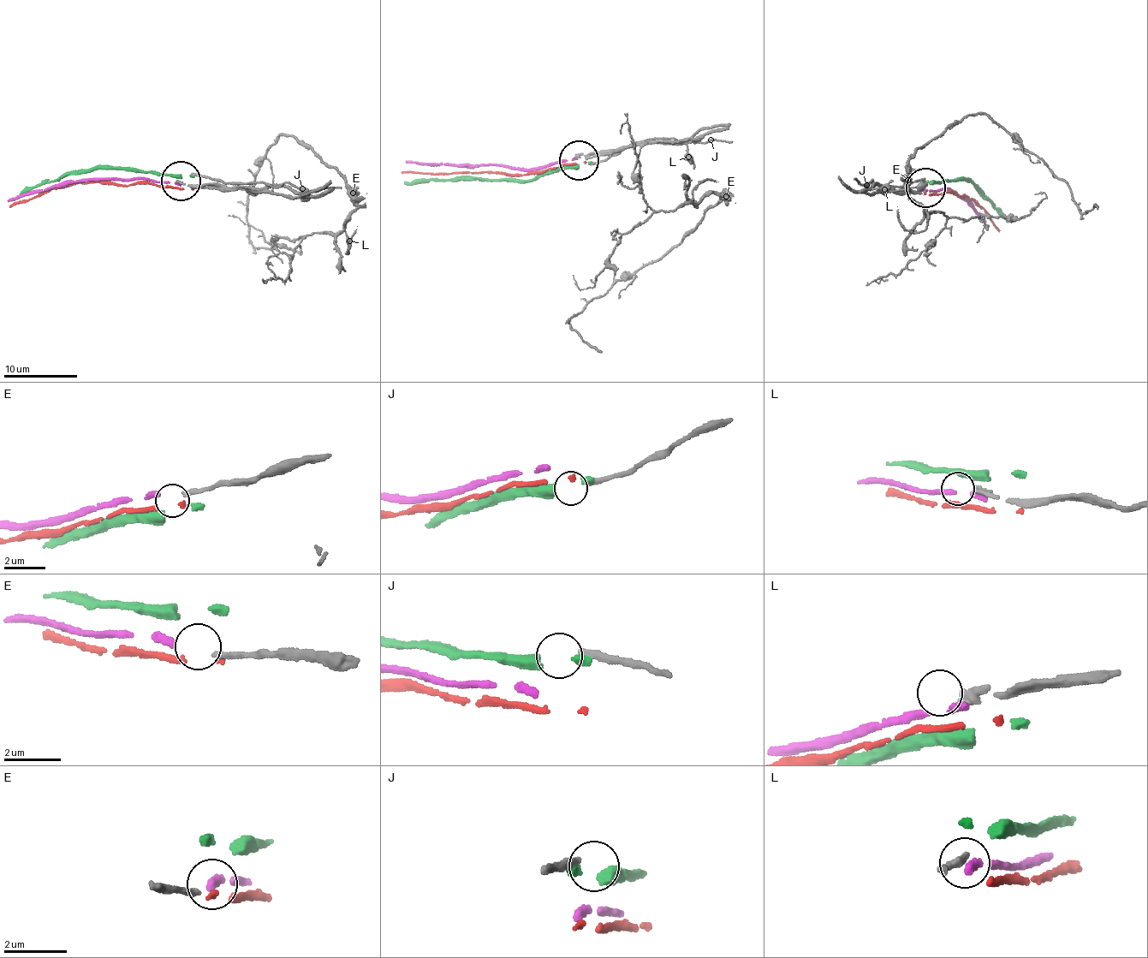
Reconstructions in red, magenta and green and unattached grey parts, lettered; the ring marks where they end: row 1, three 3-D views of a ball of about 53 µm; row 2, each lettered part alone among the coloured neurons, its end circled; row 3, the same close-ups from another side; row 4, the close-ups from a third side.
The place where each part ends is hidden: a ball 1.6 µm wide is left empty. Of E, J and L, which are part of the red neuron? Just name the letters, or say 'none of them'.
none of them

